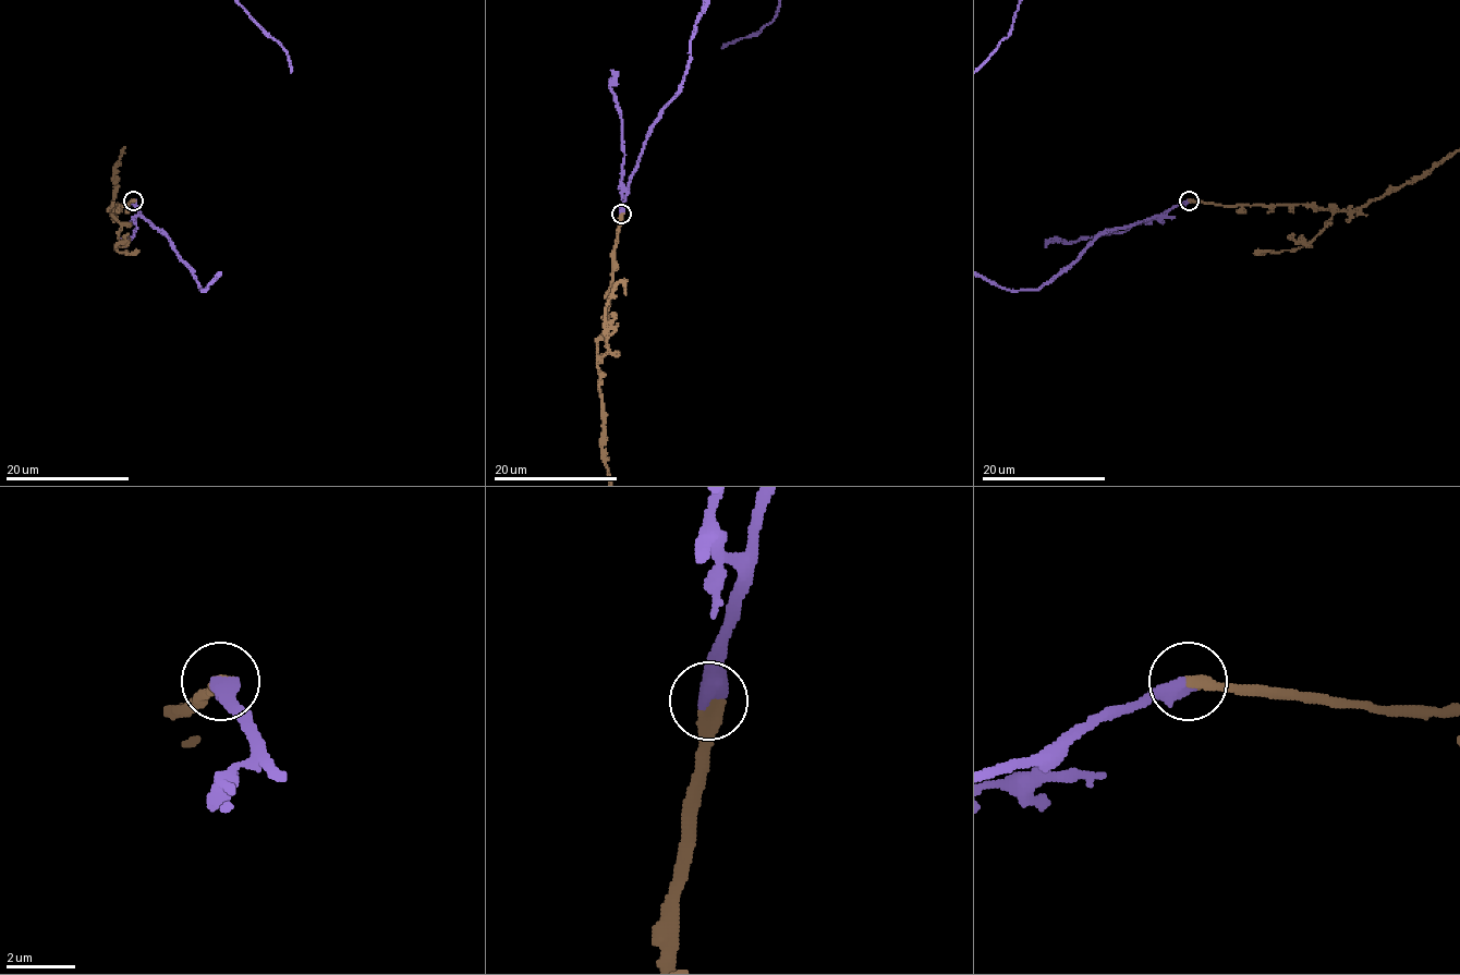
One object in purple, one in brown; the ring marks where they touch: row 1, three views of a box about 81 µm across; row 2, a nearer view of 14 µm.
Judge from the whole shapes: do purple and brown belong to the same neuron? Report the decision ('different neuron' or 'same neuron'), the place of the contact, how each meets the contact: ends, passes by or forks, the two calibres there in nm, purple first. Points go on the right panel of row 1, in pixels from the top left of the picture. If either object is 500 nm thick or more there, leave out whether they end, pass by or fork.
same neuron | (1189, 200) | 550/400 nm

